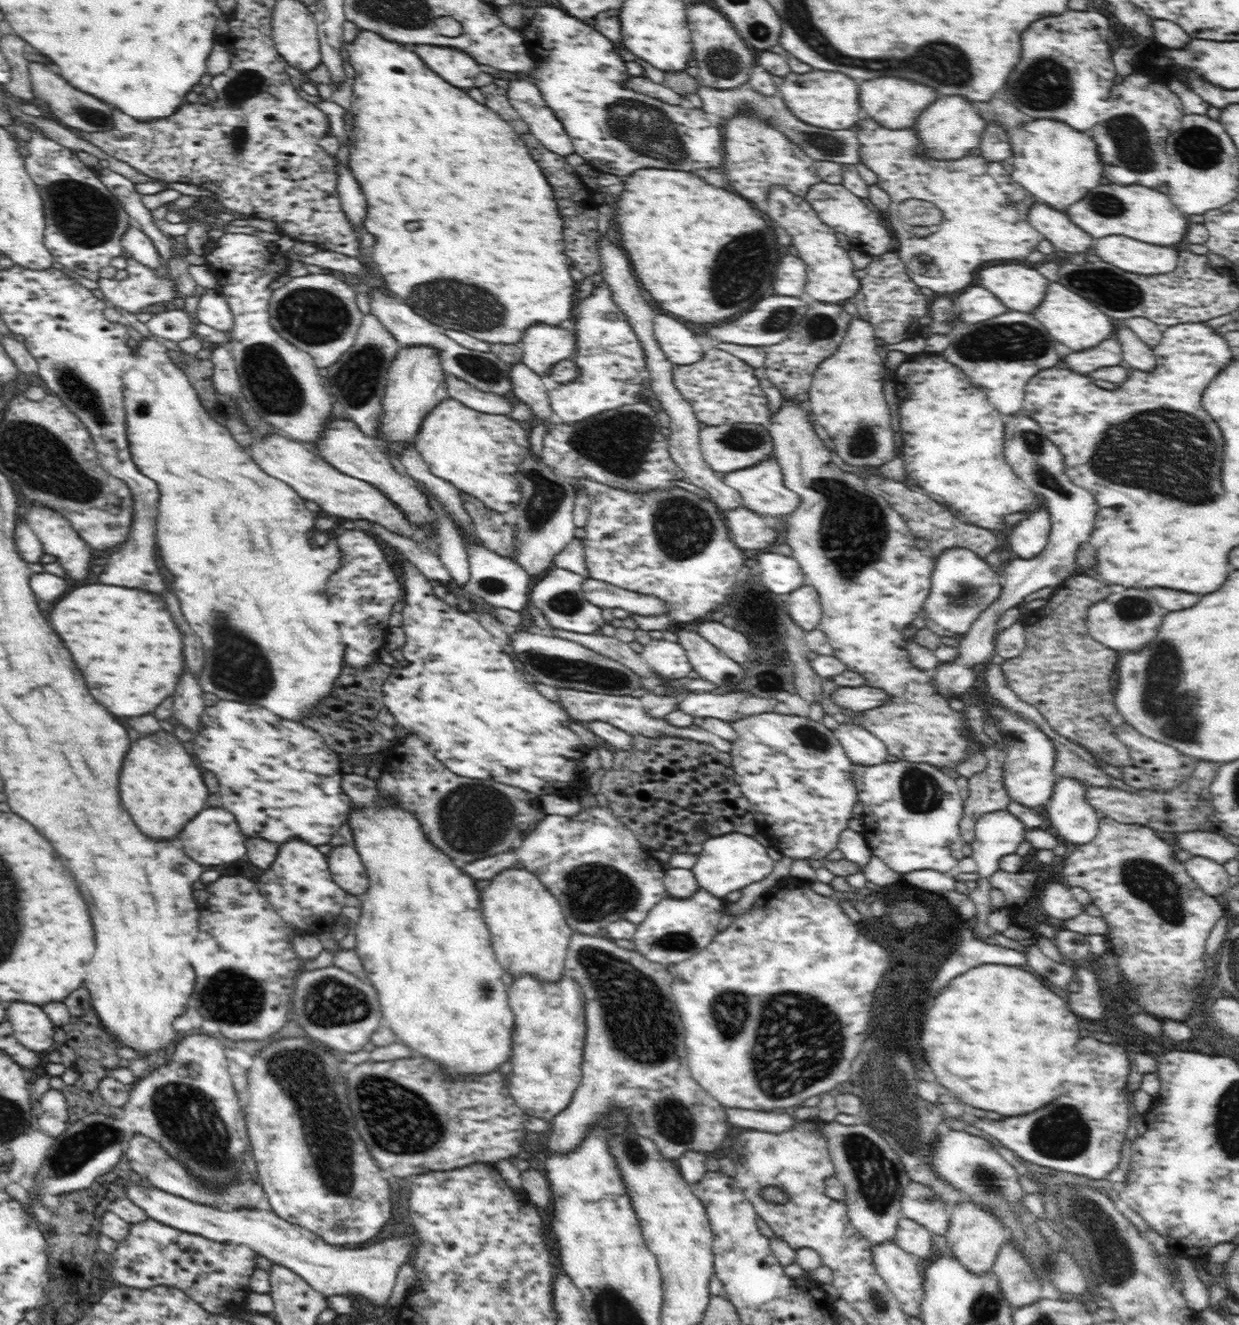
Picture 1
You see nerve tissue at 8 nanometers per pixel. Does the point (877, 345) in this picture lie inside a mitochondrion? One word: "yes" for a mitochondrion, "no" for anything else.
no

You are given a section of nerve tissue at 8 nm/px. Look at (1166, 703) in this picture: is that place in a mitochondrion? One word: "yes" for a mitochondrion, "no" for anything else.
yes

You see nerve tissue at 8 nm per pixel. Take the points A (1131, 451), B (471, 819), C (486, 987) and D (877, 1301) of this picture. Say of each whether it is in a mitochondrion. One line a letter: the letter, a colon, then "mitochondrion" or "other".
A: mitochondrion
B: mitochondrion
C: mitochondrion
D: mitochondrion

